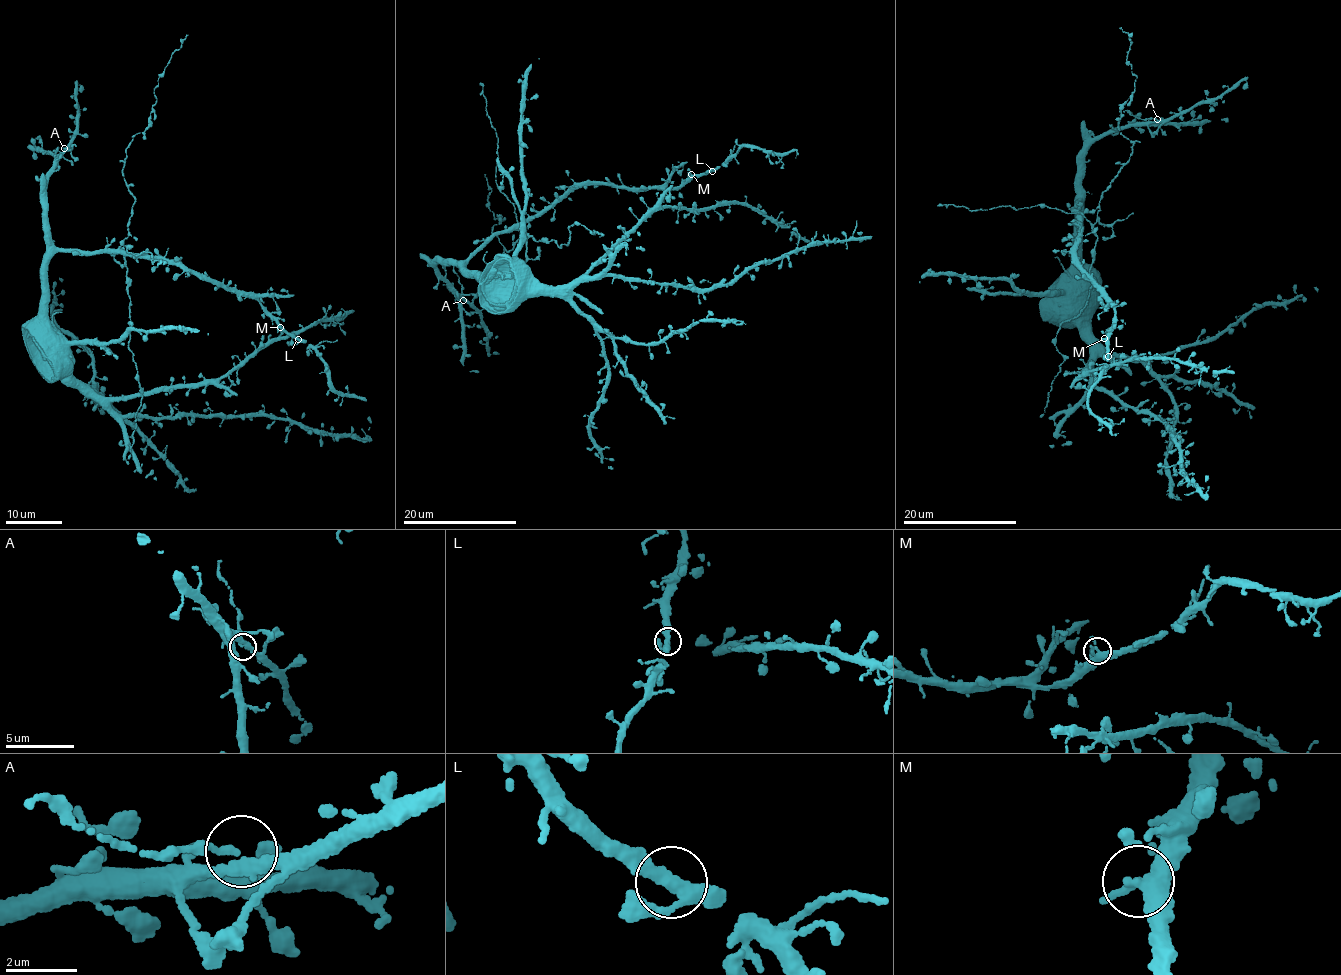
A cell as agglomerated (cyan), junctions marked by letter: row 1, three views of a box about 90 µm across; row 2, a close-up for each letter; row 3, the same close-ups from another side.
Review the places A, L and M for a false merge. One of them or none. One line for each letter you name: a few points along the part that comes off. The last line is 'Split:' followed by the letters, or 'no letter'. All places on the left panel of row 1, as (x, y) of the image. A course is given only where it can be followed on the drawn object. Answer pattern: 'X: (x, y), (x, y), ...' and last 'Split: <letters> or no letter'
Split: no letter

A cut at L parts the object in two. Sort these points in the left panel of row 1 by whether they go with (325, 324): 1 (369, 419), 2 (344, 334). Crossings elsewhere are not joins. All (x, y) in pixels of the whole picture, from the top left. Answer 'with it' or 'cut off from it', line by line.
1: with it
2: with it

